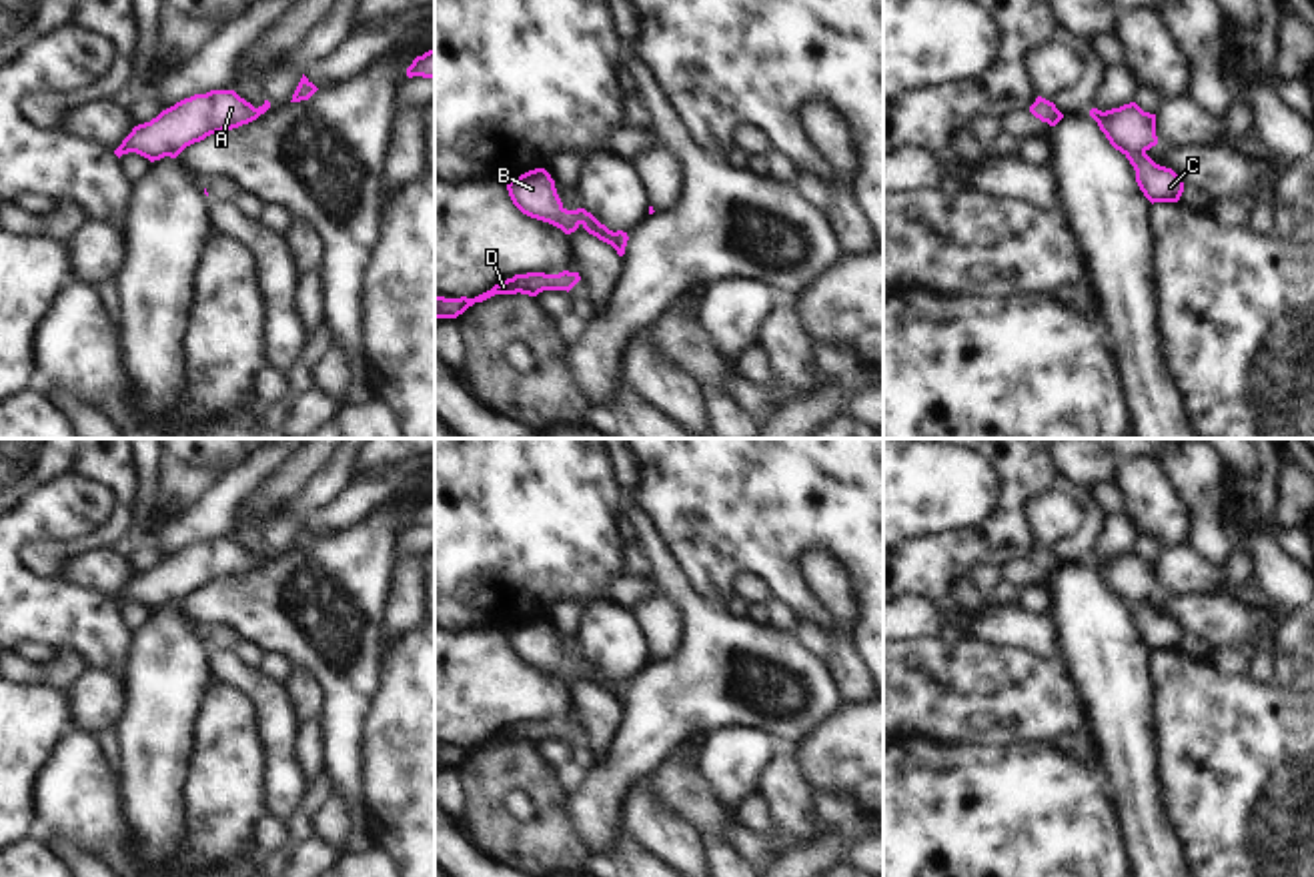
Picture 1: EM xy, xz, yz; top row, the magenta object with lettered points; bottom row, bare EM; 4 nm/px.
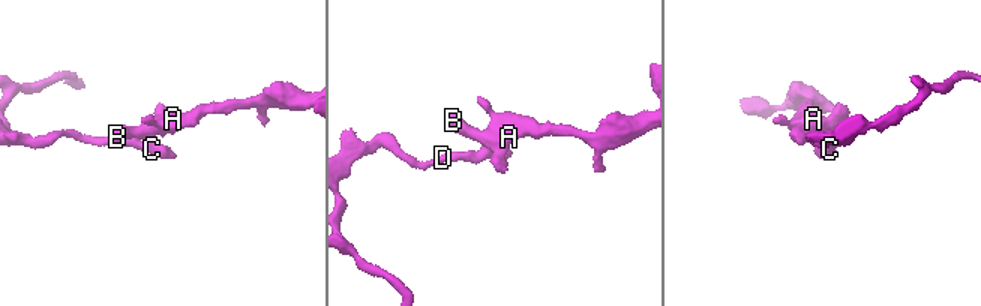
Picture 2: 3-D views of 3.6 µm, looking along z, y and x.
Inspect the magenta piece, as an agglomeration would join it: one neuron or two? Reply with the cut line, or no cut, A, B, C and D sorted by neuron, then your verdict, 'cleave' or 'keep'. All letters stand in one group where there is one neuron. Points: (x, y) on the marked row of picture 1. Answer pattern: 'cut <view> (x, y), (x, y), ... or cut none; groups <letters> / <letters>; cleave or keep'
cut yz (1144, 151), (1126, 157); groups A B / C D; cleave

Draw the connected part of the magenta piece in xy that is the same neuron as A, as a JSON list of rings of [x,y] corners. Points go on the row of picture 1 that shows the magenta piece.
[[[234,90],[194,94],[162,110],[150,122],[134,126],[114,154],[120,158],[122,154],[136,152],[150,162],[178,156],[186,146],[210,134],[248,124],[268,108],[268,100],[254,108]]]

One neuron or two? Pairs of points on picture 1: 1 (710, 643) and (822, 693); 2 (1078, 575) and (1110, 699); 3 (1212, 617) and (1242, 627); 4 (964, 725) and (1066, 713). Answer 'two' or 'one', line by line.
1: one
2: one
3: one
4: one

